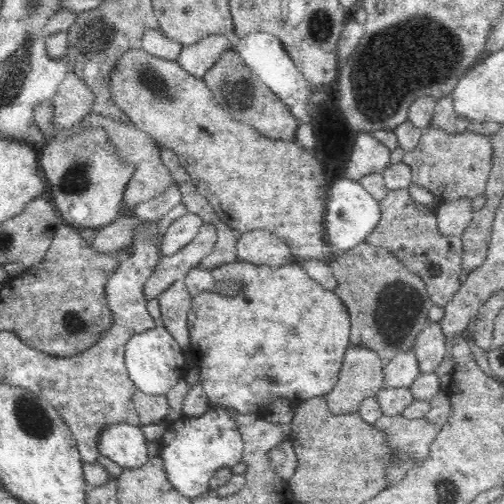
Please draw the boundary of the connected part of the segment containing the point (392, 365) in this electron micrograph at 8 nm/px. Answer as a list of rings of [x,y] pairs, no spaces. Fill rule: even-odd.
[[[414,349],[401,352],[383,365],[385,387],[410,387],[421,373]]]

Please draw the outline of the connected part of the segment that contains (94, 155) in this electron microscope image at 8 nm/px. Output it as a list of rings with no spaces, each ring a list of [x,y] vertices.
[[[106,130],[74,131],[64,138],[52,138],[41,148],[39,168],[63,222],[80,229],[103,227],[124,213],[124,194],[136,166],[117,158]]]

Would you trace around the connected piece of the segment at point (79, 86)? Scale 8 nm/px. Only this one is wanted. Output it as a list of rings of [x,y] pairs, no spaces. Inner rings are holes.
[[[68,71],[57,93],[51,98],[54,127],[63,128],[64,131],[74,128],[92,112],[94,101],[90,87],[74,71]]]

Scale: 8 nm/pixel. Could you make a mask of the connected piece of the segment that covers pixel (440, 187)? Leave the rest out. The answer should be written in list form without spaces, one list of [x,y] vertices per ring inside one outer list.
[[[429,127],[424,131],[418,146],[412,152],[405,152],[402,162],[411,167],[411,183],[432,192],[438,206],[460,198],[476,199],[485,193],[491,173],[493,162],[491,136],[468,130],[463,134],[449,134],[444,130]]]

